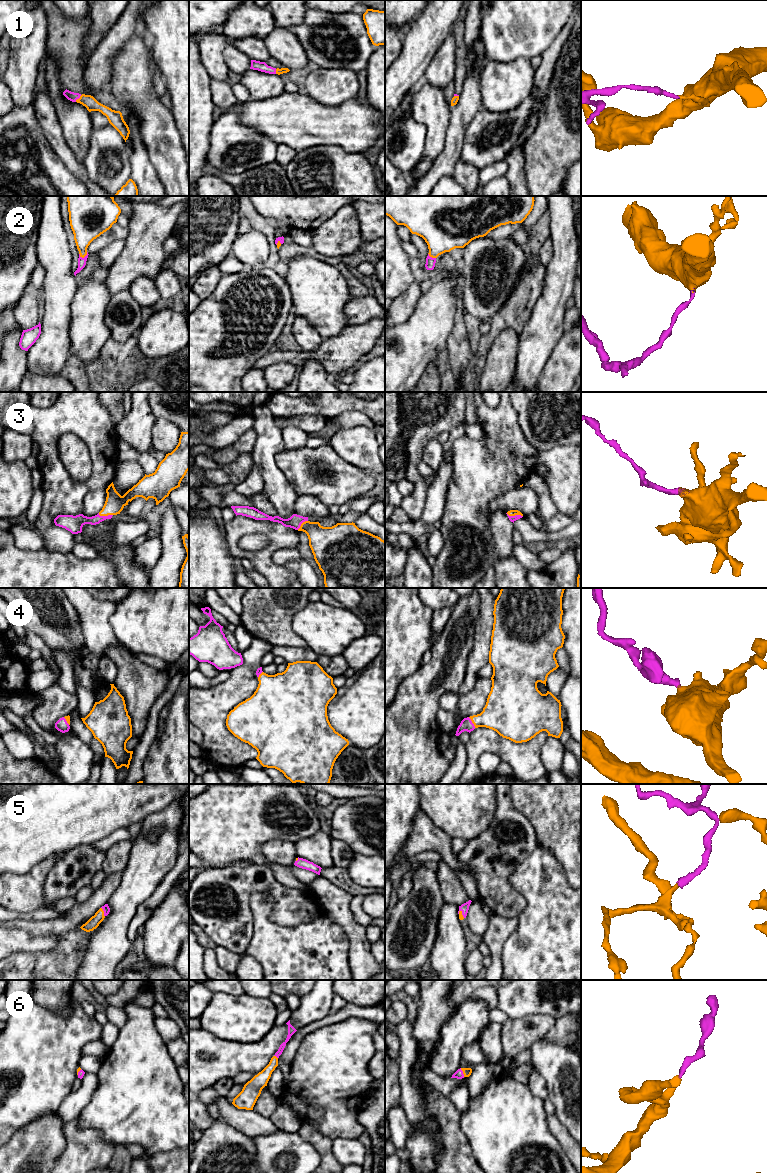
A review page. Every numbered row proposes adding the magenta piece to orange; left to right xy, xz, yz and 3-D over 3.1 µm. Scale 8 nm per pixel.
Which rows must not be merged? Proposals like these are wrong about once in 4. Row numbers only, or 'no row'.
no row

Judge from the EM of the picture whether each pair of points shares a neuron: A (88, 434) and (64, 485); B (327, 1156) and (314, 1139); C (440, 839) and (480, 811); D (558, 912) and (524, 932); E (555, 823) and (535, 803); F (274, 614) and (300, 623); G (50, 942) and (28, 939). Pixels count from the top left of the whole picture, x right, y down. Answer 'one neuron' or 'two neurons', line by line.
A: one neuron
B: one neuron
C: two neurons
D: one neuron
E: one neuron
F: two neurons
G: one neuron

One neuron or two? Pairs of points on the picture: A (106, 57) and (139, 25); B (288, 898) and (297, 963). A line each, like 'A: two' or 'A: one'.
A: one
B: two

